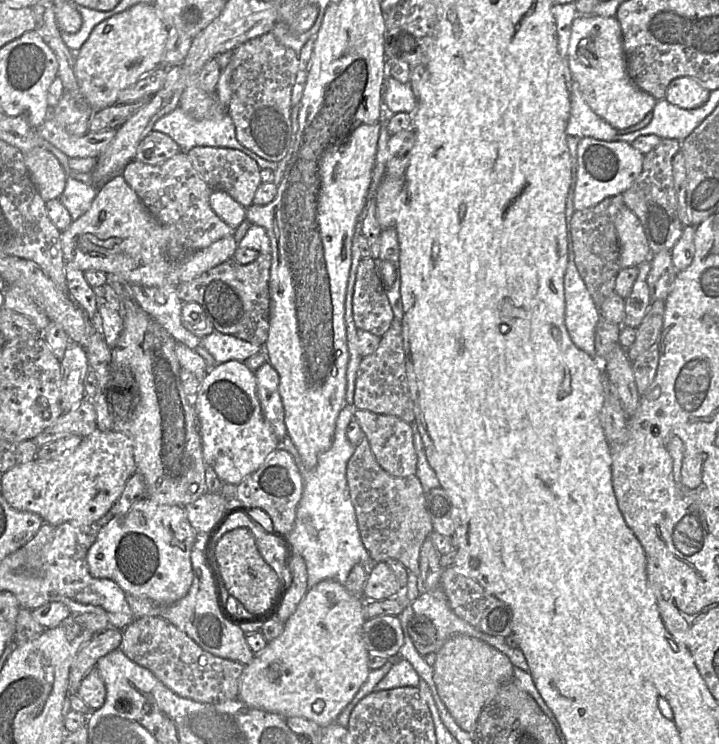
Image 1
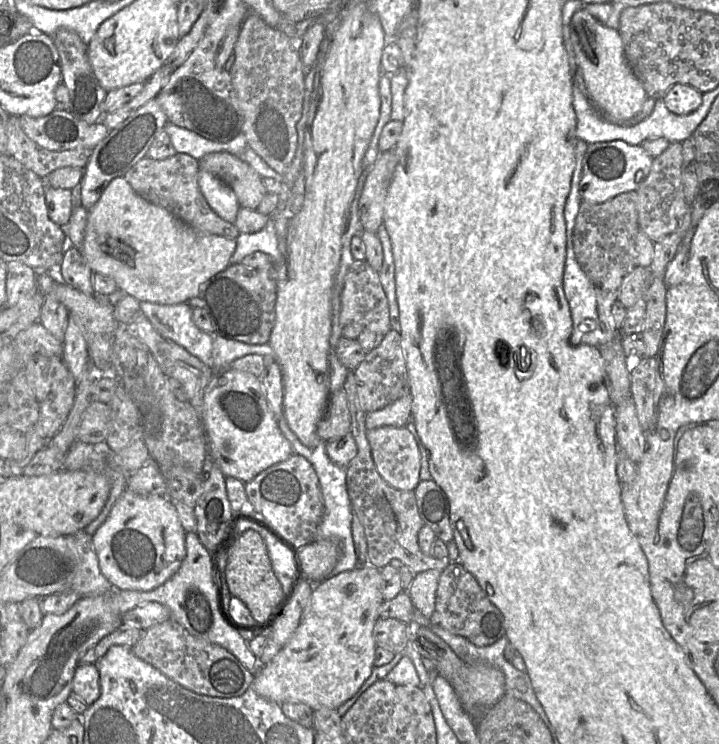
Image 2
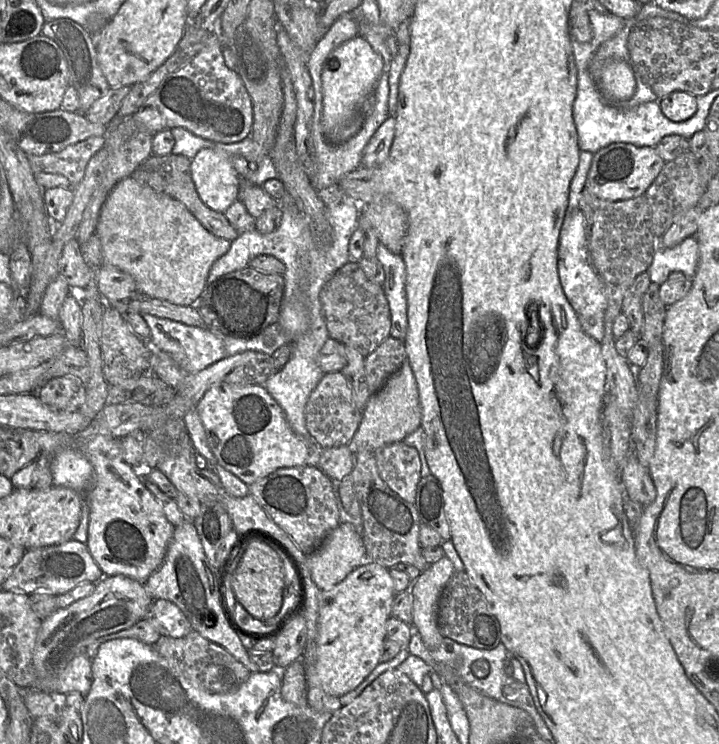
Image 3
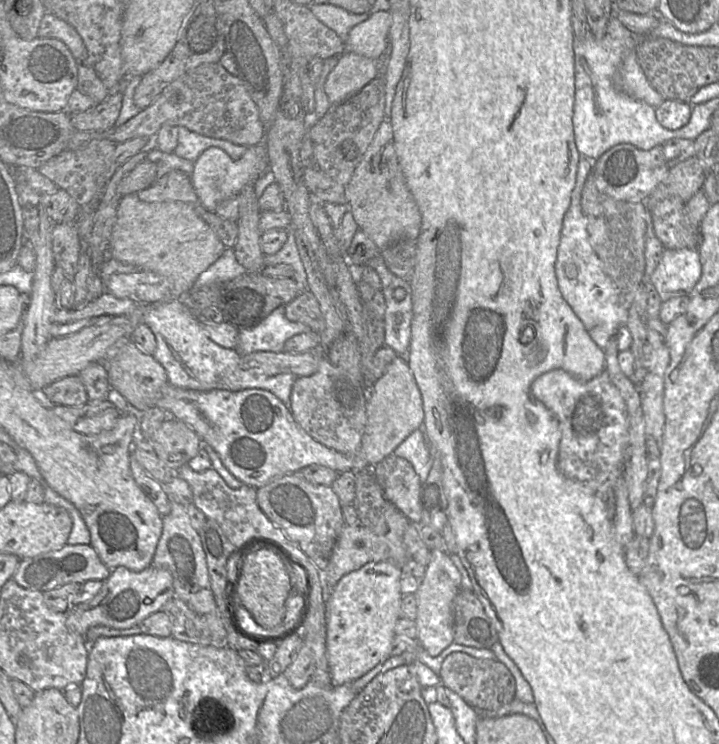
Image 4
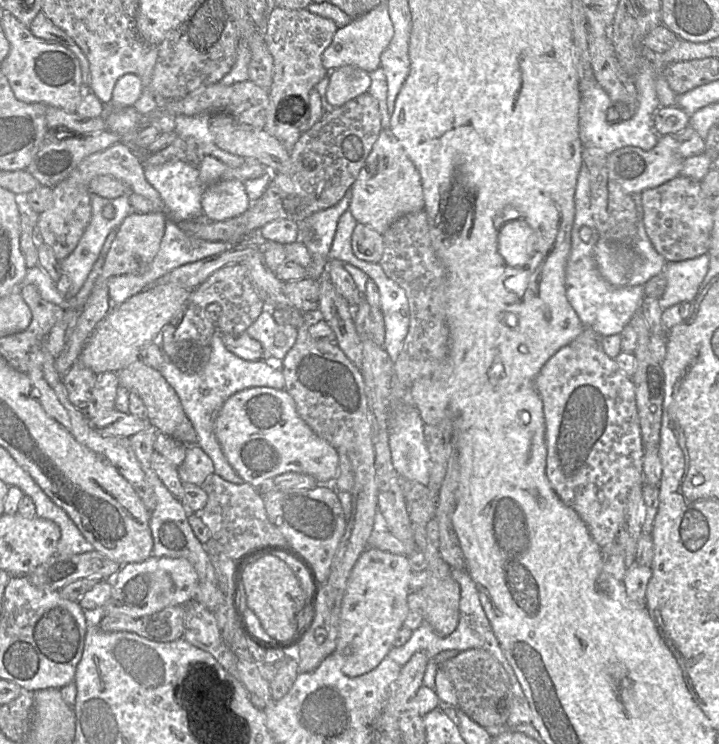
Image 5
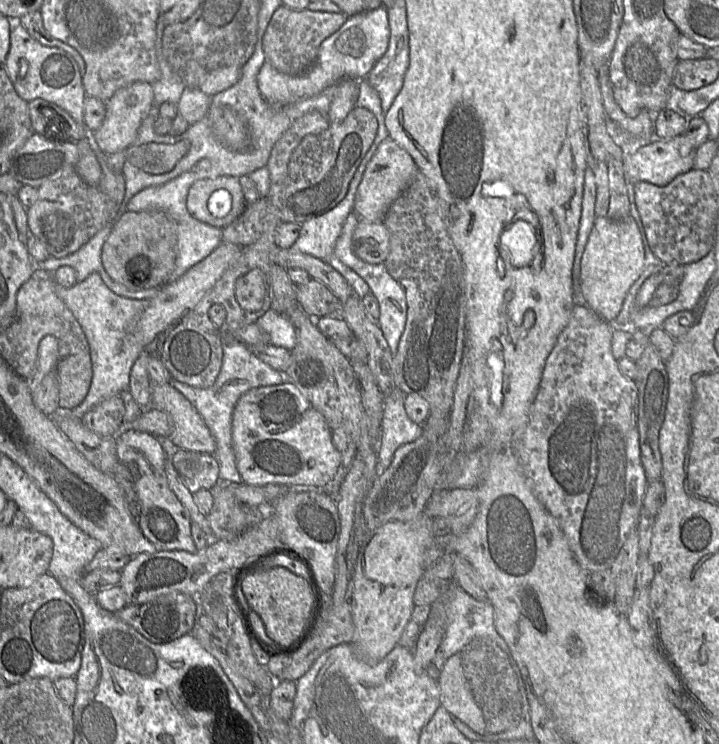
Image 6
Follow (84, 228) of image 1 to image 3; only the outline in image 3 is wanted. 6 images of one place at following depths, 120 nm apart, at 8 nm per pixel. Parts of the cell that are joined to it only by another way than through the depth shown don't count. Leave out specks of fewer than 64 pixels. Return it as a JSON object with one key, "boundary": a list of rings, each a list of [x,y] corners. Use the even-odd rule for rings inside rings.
{"boundary":[[[132,177],[112,188],[95,233],[101,242],[104,265],[130,274],[139,294],[183,306],[199,300],[213,263],[231,247],[229,240],[209,232],[182,202],[140,185]]]}

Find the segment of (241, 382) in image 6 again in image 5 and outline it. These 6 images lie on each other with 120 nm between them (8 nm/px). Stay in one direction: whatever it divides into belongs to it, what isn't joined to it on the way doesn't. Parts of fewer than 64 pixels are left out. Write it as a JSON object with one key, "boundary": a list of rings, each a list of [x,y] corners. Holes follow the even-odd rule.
{"boundary":[[[220,330],[213,334],[211,345],[210,359],[200,372],[189,374],[181,371],[165,354],[160,372],[179,396],[183,409],[196,431],[197,445],[213,461],[214,473],[228,482],[242,484],[244,480],[229,464],[216,438],[214,431],[216,417],[224,402],[233,394],[251,387],[285,389],[285,378],[281,367],[277,365],[271,365],[264,359],[245,360],[229,351],[223,343],[223,332]]]}

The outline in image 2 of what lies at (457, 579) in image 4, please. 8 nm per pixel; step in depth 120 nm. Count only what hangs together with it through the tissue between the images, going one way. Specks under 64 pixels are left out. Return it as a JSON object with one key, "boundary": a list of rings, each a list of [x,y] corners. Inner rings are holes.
{"boundary":[[[428,570],[417,573],[407,589],[414,609],[426,618],[430,618],[434,612],[441,572]]]}

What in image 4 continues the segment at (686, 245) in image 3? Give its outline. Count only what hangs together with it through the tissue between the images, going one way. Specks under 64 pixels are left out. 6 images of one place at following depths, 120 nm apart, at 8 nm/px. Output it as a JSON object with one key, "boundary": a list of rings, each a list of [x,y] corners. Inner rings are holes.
{"boundary":[[[647,207],[645,221],[644,281],[651,282],[654,285],[662,301],[678,294],[690,293],[699,281],[702,273],[699,248],[666,249],[654,233],[651,216]]]}

